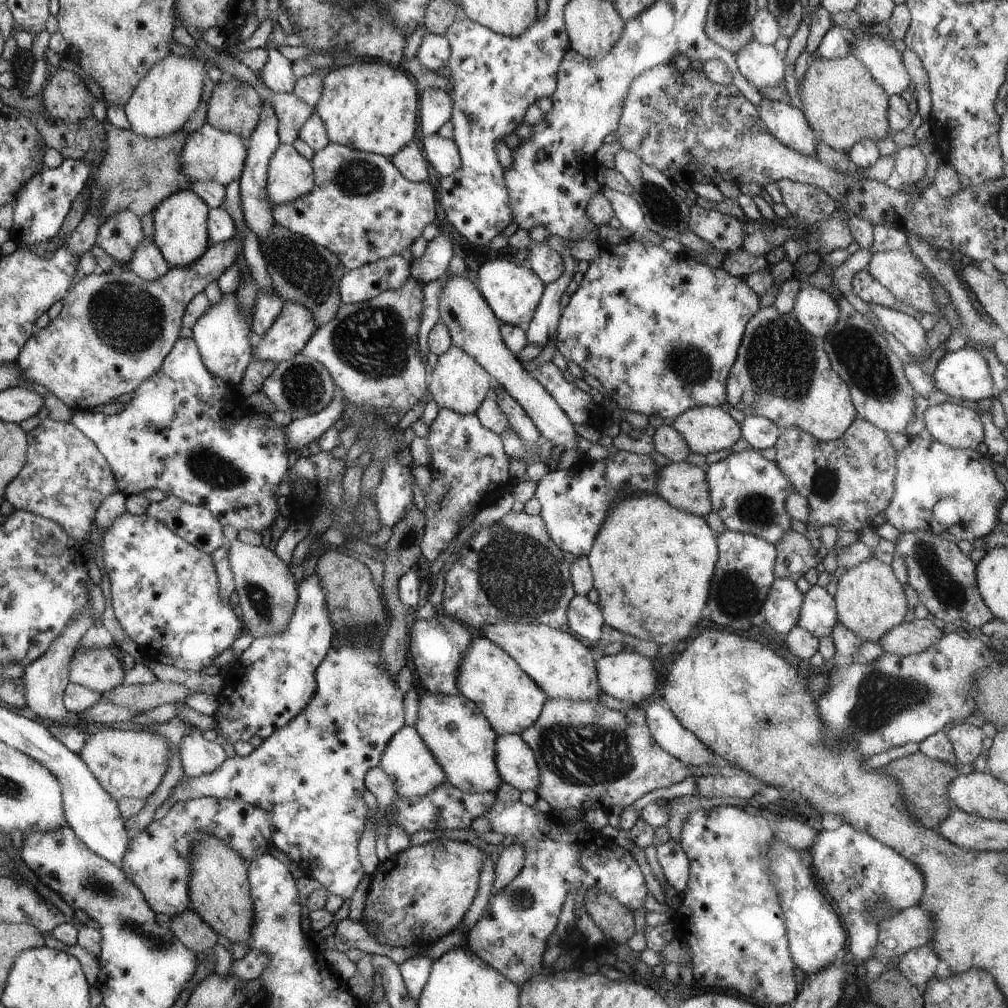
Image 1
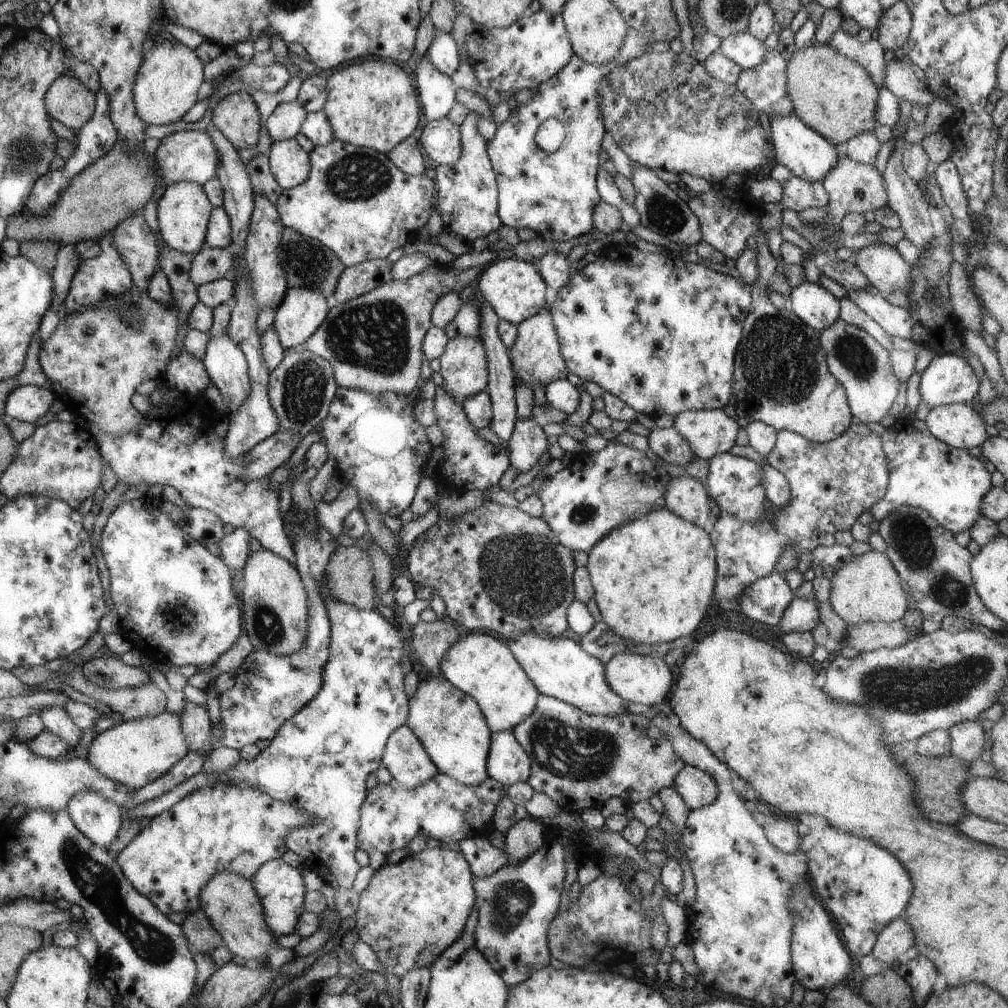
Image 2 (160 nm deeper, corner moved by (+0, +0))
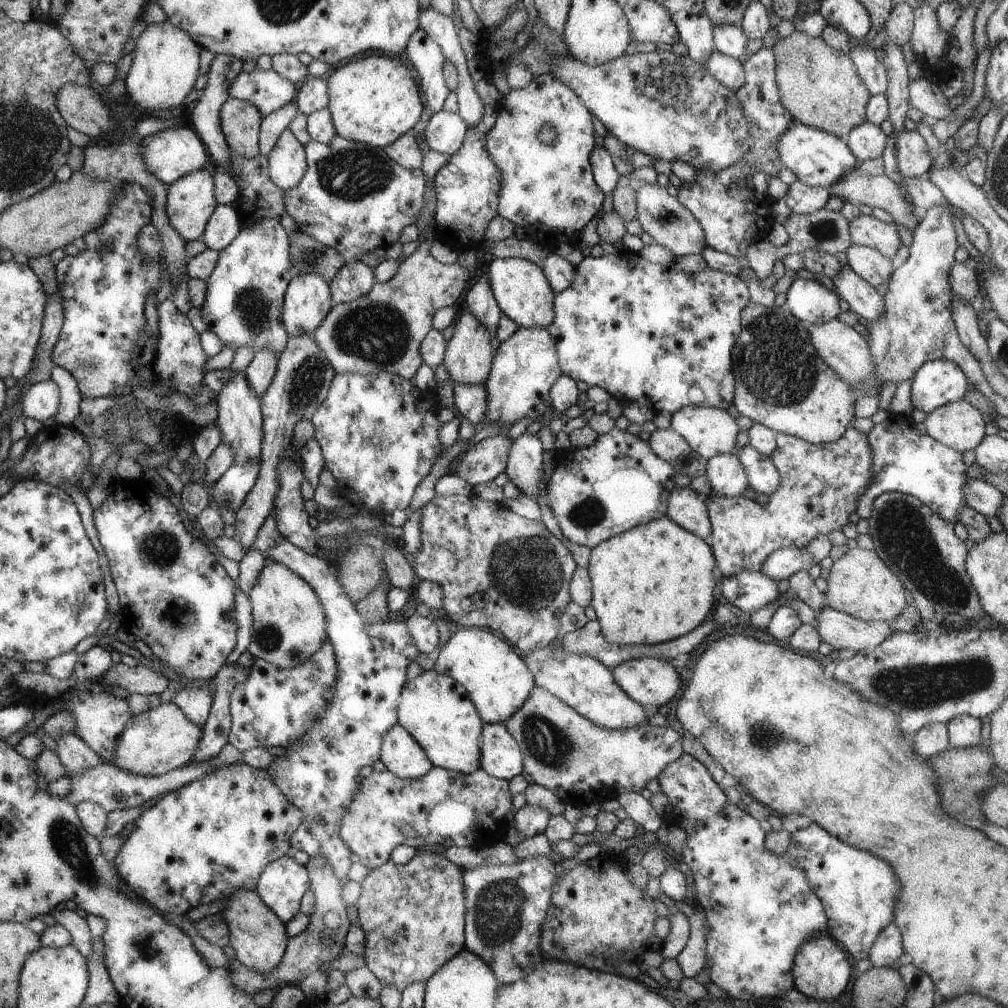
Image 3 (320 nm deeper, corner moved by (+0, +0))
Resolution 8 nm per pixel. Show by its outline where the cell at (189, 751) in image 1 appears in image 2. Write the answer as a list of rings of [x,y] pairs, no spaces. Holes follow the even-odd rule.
[[[188,701],[179,716],[181,717],[181,727],[184,729],[185,739],[189,743],[189,750],[204,753],[206,758],[213,749],[211,745],[213,726],[207,703],[196,704]]]

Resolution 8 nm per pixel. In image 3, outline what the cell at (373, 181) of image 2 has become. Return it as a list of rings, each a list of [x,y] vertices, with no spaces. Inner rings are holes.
[[[336,136],[336,138],[328,144],[311,140],[308,144],[305,144],[305,151],[308,153],[308,170],[305,172],[304,178],[298,183],[297,187],[285,191],[285,207],[295,218],[297,223],[301,225],[299,230],[302,233],[310,235],[324,246],[335,248],[343,256],[345,262],[360,260],[363,254],[367,255],[376,248],[388,248],[390,245],[399,241],[400,233],[404,227],[415,224],[420,214],[422,203],[424,203],[425,200],[425,186],[427,185],[426,180],[424,180],[424,172],[421,168],[414,170],[404,168],[402,165],[399,165],[397,161],[394,161],[384,148],[348,140],[341,136]]]

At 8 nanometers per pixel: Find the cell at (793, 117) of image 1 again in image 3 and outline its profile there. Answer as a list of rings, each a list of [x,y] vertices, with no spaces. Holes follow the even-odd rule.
[[[795,122],[795,125],[780,137],[777,151],[783,166],[790,168],[800,182],[811,187],[832,186],[860,165],[843,137],[803,125],[801,122]]]

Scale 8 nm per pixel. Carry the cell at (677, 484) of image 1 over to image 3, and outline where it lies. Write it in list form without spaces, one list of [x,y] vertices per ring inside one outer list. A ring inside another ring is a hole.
[[[675,486],[667,502],[666,516],[680,528],[705,539],[712,534],[705,499],[704,495],[694,491],[691,487]]]

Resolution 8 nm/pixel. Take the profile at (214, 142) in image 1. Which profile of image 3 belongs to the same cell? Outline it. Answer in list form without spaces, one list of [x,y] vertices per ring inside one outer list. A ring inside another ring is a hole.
[[[181,124],[155,134],[145,136],[141,140],[140,154],[146,168],[164,184],[172,184],[192,171],[200,171],[208,162],[205,144],[196,132]]]

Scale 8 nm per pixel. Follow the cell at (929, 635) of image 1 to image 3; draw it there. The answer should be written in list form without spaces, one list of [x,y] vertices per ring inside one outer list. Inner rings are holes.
[[[830,606],[816,616],[815,629],[835,649],[850,648],[854,652],[873,649],[893,633],[888,621],[863,621]]]

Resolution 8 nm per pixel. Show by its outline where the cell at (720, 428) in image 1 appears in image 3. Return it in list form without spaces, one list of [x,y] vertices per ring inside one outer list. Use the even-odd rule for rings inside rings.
[[[688,405],[671,414],[671,426],[674,432],[683,436],[687,443],[705,459],[715,457],[724,453],[736,452],[736,436],[740,432],[740,427],[736,419],[724,409],[714,407]]]

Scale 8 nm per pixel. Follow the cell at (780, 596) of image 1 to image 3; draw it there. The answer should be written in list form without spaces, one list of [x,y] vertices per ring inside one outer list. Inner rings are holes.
[[[740,571],[720,582],[722,596],[728,603],[752,614],[779,596],[778,583],[760,571]]]

